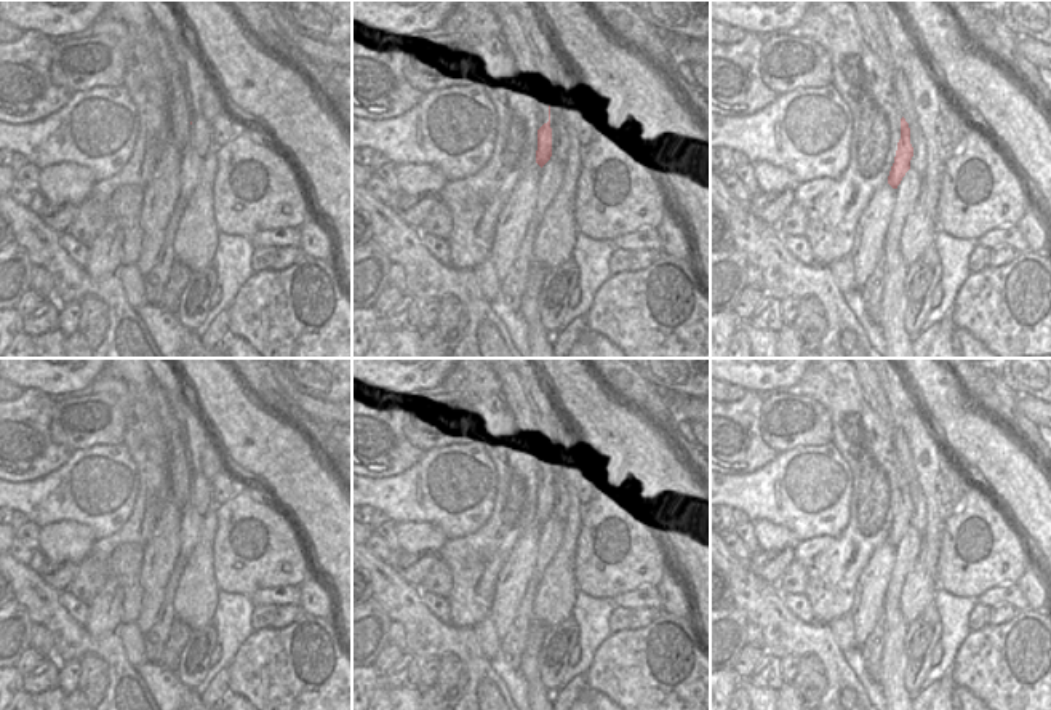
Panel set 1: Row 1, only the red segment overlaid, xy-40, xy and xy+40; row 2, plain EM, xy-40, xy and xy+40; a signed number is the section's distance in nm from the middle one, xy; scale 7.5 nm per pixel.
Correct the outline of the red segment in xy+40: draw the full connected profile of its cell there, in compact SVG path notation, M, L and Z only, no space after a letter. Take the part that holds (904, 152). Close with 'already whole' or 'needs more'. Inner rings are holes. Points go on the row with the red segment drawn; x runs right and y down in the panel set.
M901 118L901 139L897 142L897 150L894 163L891 166L888 184L897 189L905 173L910 170L910 160L913 157L913 147L910 144L910 128L905 118Z; already whole

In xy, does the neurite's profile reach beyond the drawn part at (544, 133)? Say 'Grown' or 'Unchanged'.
Grown.

